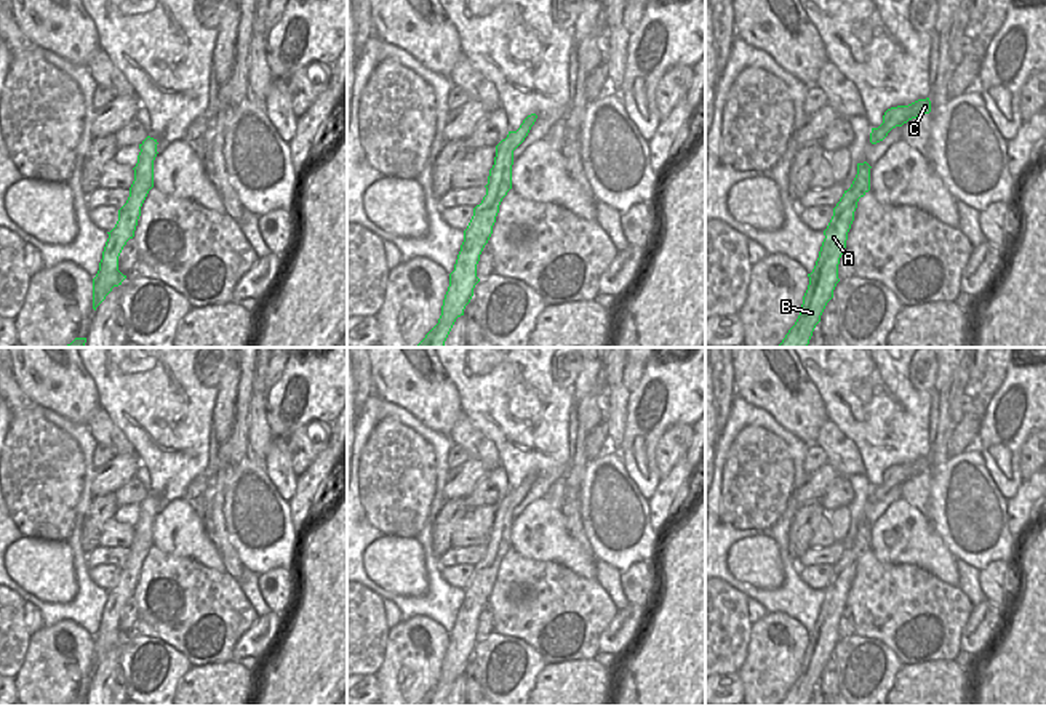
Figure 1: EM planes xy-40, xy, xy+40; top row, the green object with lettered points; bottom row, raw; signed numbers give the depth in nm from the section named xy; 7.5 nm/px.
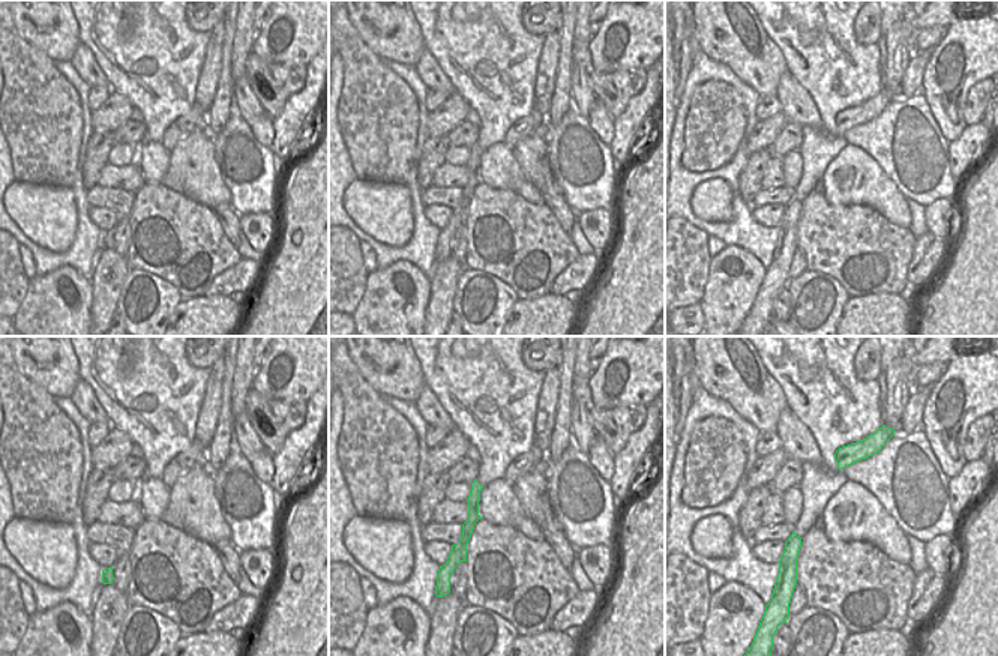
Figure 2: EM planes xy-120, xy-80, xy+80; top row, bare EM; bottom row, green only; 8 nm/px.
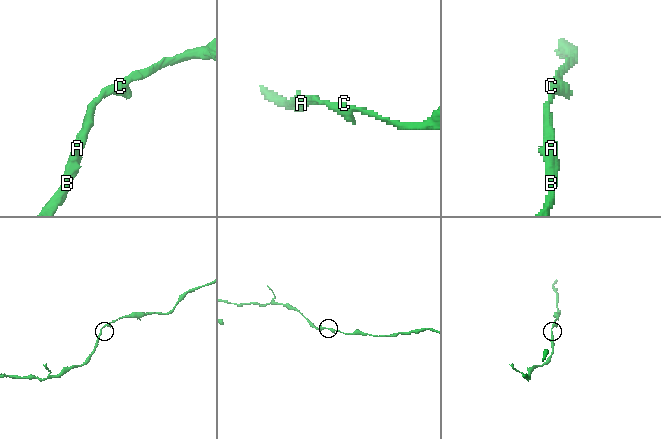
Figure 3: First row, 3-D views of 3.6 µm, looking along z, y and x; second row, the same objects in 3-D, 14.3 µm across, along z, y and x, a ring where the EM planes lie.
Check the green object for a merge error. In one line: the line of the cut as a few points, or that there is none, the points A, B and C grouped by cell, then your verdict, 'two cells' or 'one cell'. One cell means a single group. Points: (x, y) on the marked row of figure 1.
no cut | A B C | one cell

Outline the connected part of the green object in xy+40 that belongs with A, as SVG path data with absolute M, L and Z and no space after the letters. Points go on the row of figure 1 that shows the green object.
M857 163L857 174L848 191L833 208L833 216L824 231L819 258L809 277L808 290L795 325L777 347L808 347L816 325L827 303L833 298L838 279L840 258L846 248L848 232L854 221L857 202L870 191L870 165Z

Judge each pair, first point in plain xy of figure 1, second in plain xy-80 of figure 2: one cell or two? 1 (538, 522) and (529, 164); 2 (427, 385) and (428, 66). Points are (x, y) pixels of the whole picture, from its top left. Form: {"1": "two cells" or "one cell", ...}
{"1": "two cells", "2": "two cells"}

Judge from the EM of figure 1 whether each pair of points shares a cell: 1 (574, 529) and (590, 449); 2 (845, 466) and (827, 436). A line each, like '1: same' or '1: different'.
1: same
2: same

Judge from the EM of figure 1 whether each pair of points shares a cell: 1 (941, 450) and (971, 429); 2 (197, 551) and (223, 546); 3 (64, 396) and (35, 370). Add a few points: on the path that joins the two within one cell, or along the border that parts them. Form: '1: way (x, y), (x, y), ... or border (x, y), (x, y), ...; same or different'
1: way (949, 449), (963, 437); same
2: border (200, 516), (205, 535), (215, 546), (226, 570); different
3: way (58, 389), (42, 377); same

